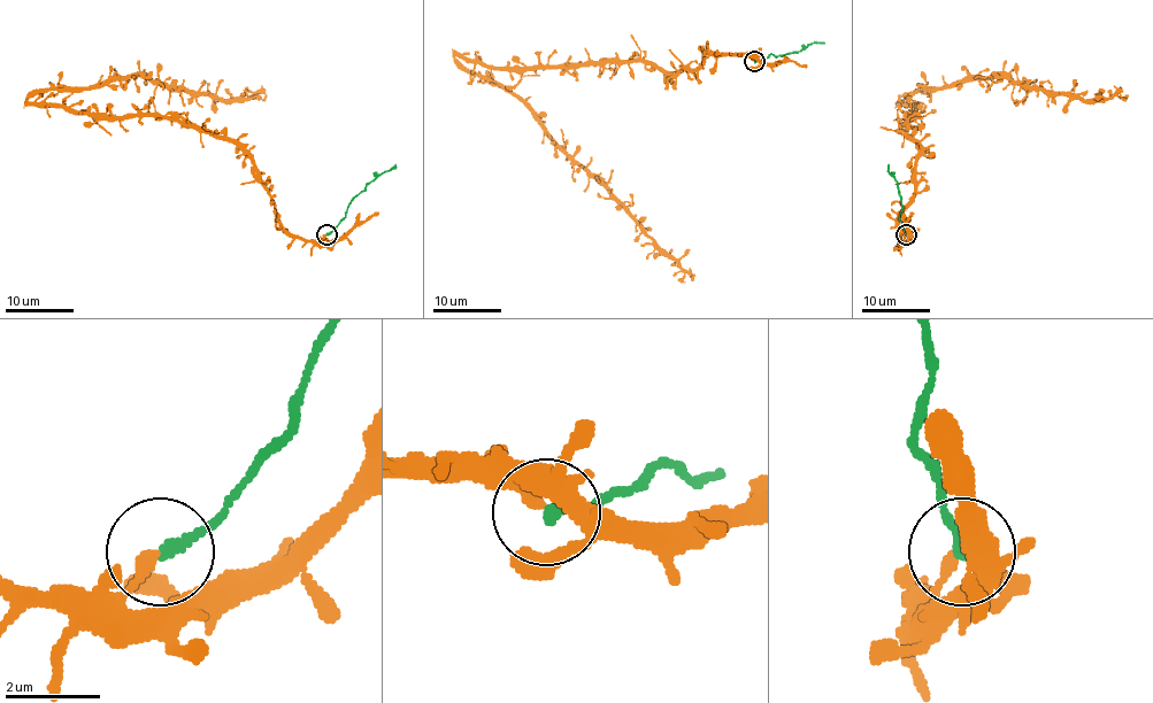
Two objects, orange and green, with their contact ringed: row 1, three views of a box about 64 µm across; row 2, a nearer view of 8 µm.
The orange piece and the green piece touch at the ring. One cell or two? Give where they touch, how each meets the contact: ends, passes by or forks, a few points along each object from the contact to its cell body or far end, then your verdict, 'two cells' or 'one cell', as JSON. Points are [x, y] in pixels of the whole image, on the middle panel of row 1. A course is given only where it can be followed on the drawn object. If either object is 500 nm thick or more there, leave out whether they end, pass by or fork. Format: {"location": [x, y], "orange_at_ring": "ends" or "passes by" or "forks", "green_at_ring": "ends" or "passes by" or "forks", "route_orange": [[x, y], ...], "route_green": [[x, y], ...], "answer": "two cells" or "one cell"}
{"location": [754, 61], "orange_at_ring": "ends", "green_at_ring": "ends", "route_orange": [[754, 61], [709, 54], [696, 69], [667, 72], [643, 62], [505, 67], [454, 58], [504, 84], [690, 279]], "route_green": [[754, 61], [762, 61], [771, 54], [776, 58], [793, 54], [811, 44], [824, 41]], "answer": "two cells"}

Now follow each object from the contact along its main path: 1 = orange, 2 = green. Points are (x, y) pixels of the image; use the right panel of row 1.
1: (906, 234), (917, 146), (901, 102), (917, 89), (1000, 76), (1125, 101)
2: (906, 234), (899, 217), (902, 203), (899, 186), (888, 164)

